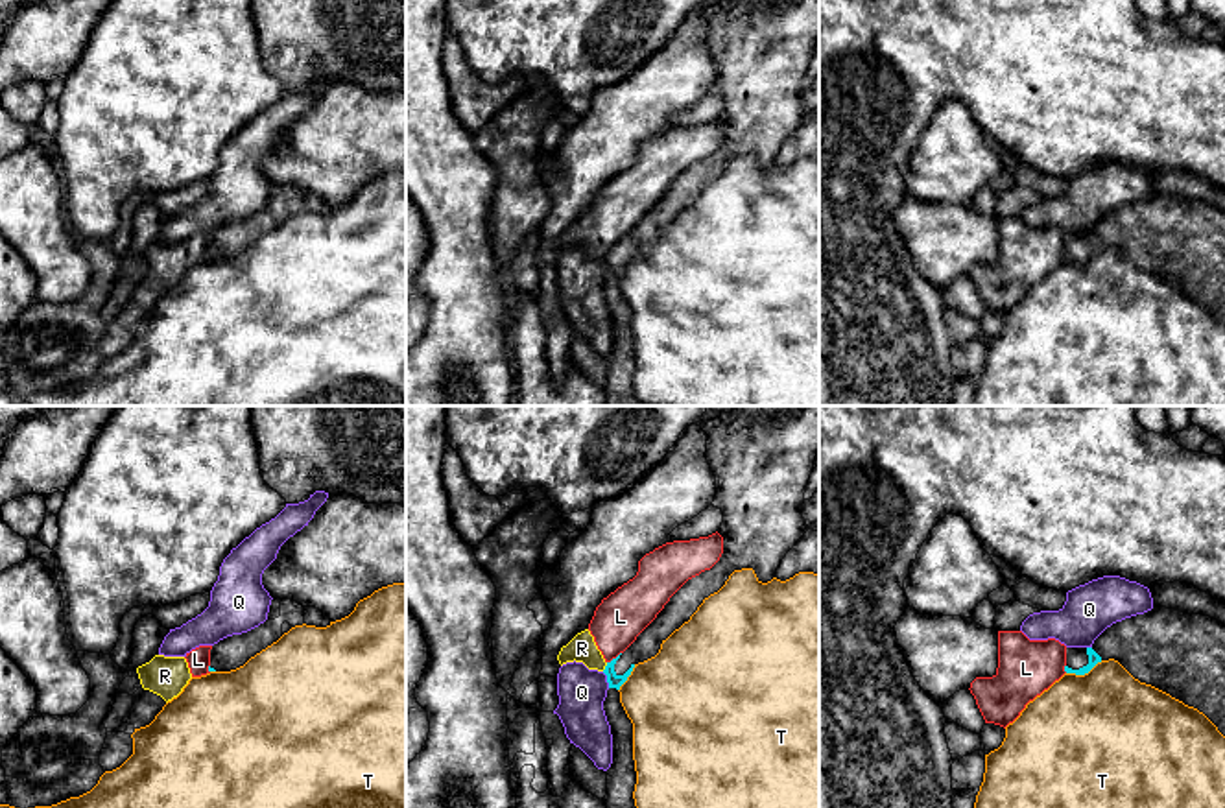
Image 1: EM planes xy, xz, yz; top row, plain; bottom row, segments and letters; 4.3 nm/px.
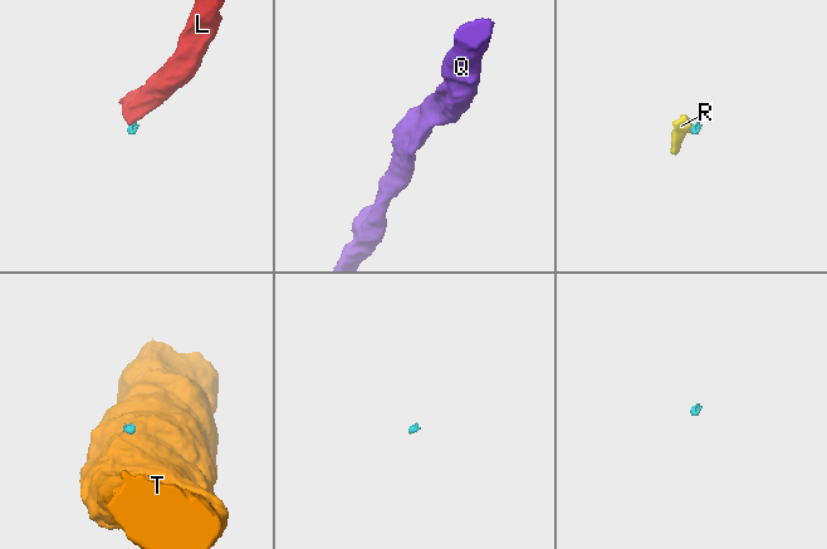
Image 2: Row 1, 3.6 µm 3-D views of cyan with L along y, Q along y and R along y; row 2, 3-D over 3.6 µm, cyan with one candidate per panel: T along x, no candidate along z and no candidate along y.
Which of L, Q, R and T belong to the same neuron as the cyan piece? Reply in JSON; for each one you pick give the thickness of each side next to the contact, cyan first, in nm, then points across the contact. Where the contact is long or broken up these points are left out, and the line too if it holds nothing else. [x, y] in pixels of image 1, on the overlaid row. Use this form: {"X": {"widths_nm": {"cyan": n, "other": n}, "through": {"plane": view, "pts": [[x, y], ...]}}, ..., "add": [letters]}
{"add": []}

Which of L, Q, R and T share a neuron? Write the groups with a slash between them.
L R / Q / T

